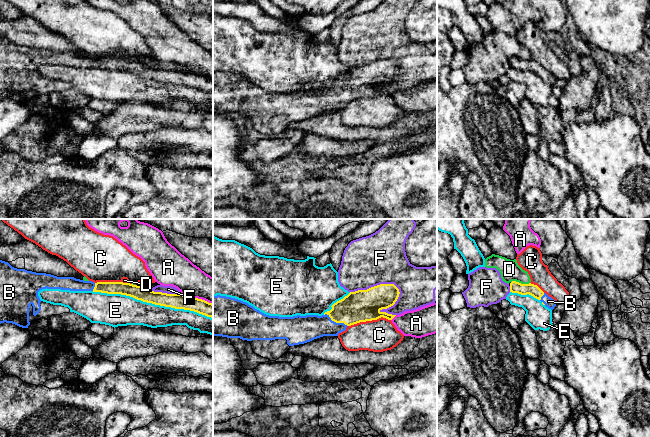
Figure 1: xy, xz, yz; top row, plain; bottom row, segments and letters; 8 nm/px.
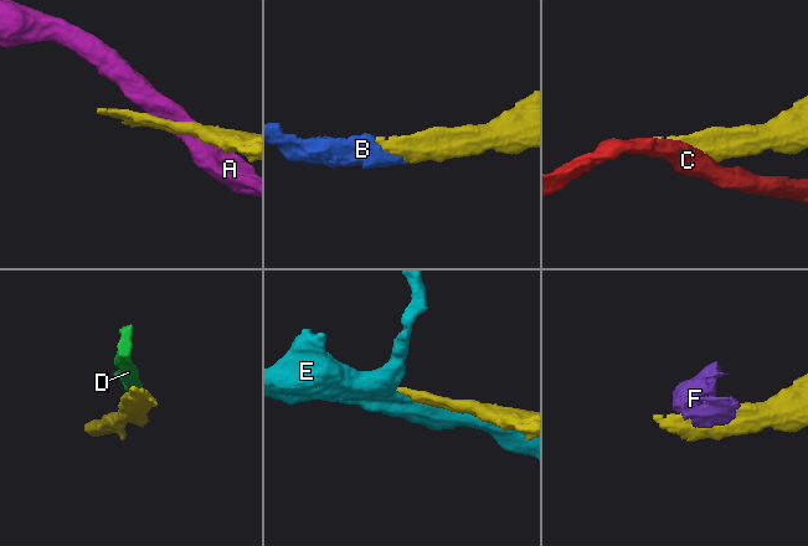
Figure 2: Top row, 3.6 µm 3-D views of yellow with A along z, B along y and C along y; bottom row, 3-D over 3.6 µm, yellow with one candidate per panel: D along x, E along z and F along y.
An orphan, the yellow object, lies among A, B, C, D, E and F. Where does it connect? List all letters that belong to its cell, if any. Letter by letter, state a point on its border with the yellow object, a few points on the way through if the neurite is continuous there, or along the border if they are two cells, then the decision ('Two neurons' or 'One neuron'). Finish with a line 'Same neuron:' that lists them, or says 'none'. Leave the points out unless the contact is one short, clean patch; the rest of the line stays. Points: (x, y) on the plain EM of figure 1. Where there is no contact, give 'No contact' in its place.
A: Touches yellow at xy (197, 74). Two neurons
B: Touches yellow at xz (336, 98). One neuron
C: Touches yellow at xz (368, 96). Two neurons
D: Touches yellow at yz (520, 59). Boundary: yz (511, 57), (529, 59). Two neurons
E: Touches yellow at xy (152, 79). Two neurons
F: Touches yellow at xz (395, 62). Two neurons
Same neuron: B

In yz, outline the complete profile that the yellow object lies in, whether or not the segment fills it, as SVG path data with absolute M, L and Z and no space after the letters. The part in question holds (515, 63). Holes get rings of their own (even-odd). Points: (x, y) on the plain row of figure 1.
M512 57L510 59L510 68L518 69L521 71L531 71L534 74L540 76L543 81L553 86L556 82L556 78L554 75L549 73L546 69L544 69L537 61L534 60L521 60L516 57Z

